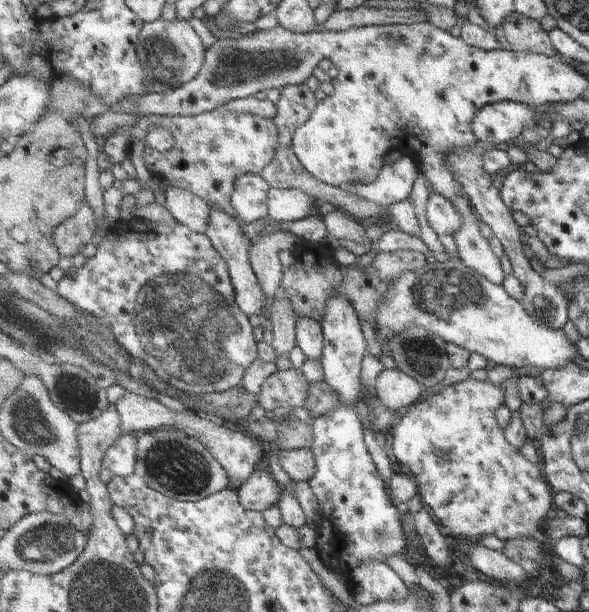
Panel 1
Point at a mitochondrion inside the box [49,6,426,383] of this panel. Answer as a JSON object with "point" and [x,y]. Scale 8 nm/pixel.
{"point":[236,67]}

